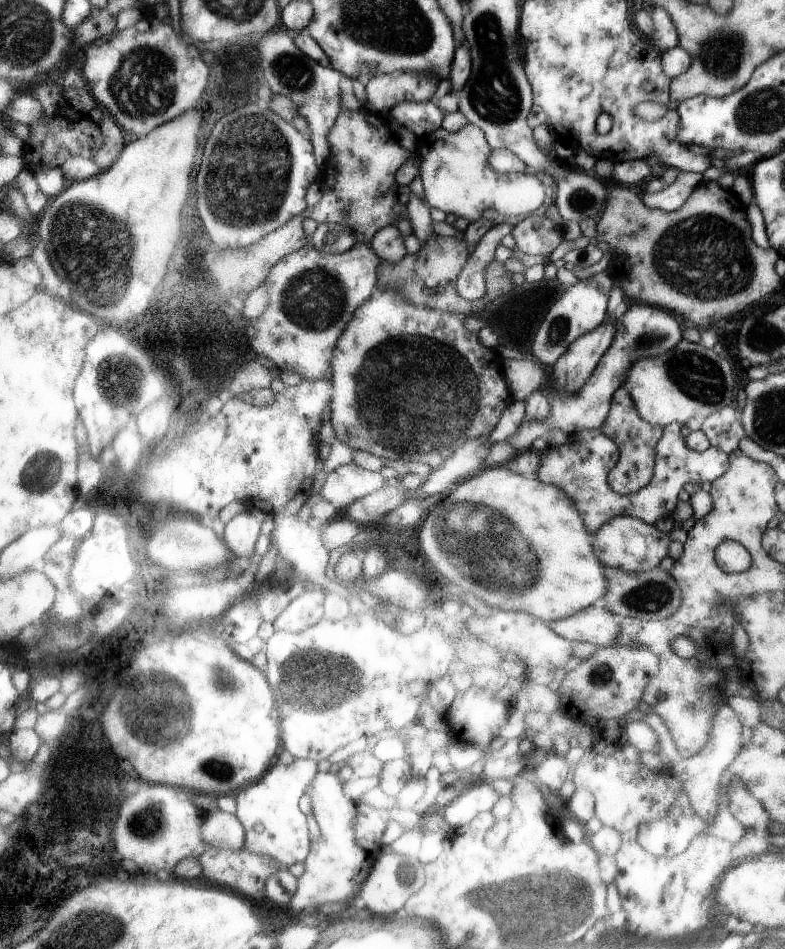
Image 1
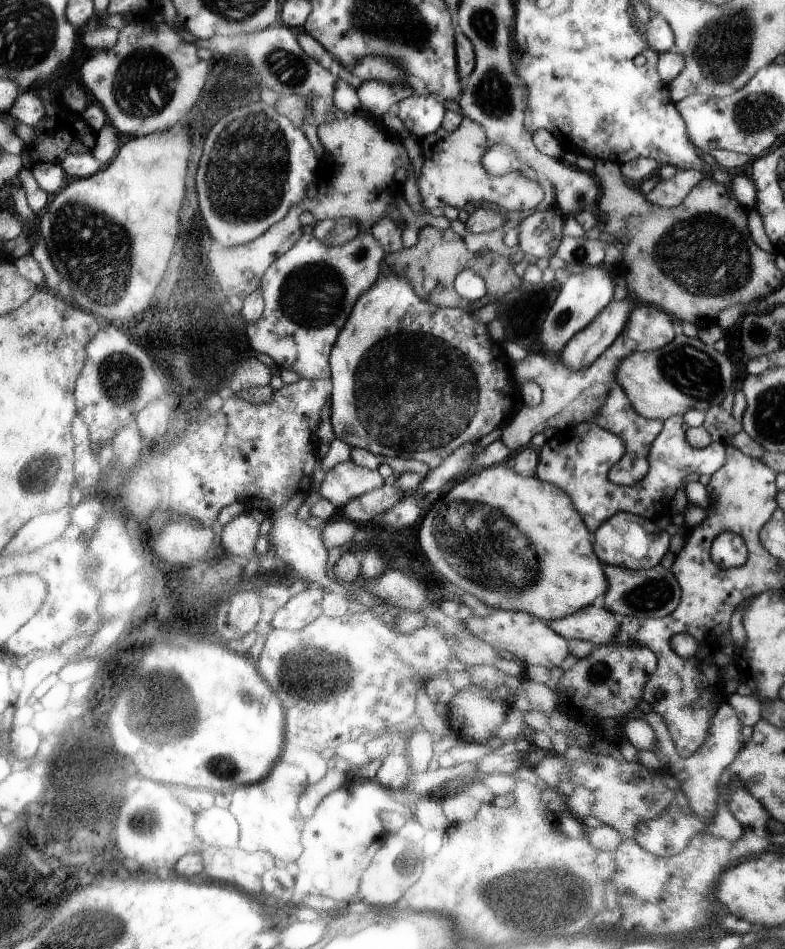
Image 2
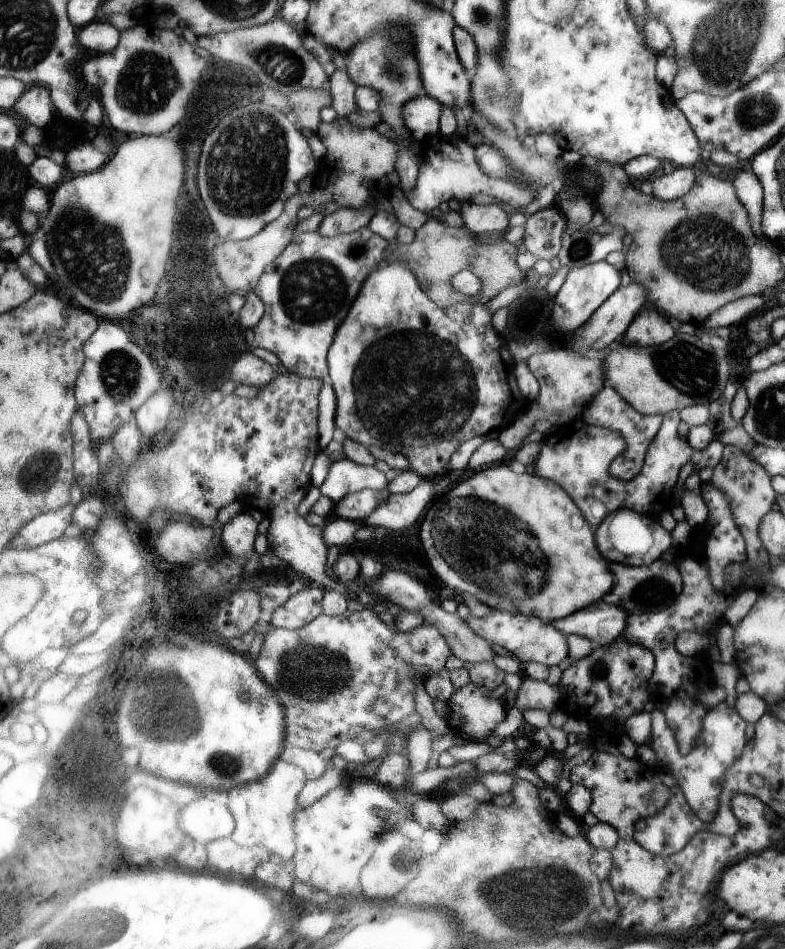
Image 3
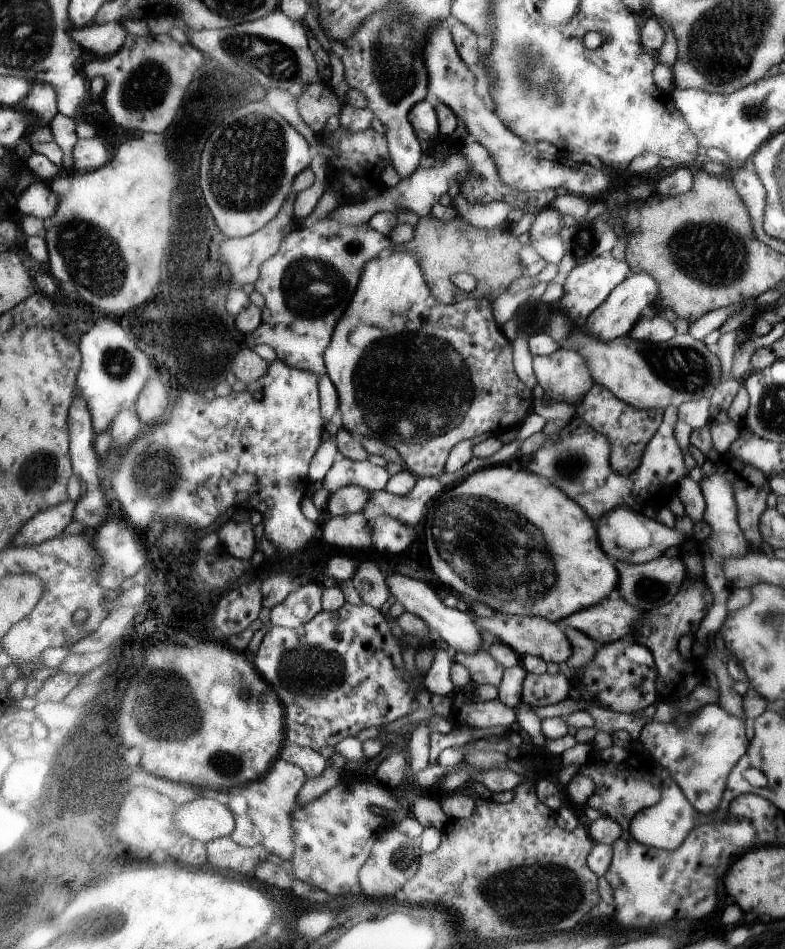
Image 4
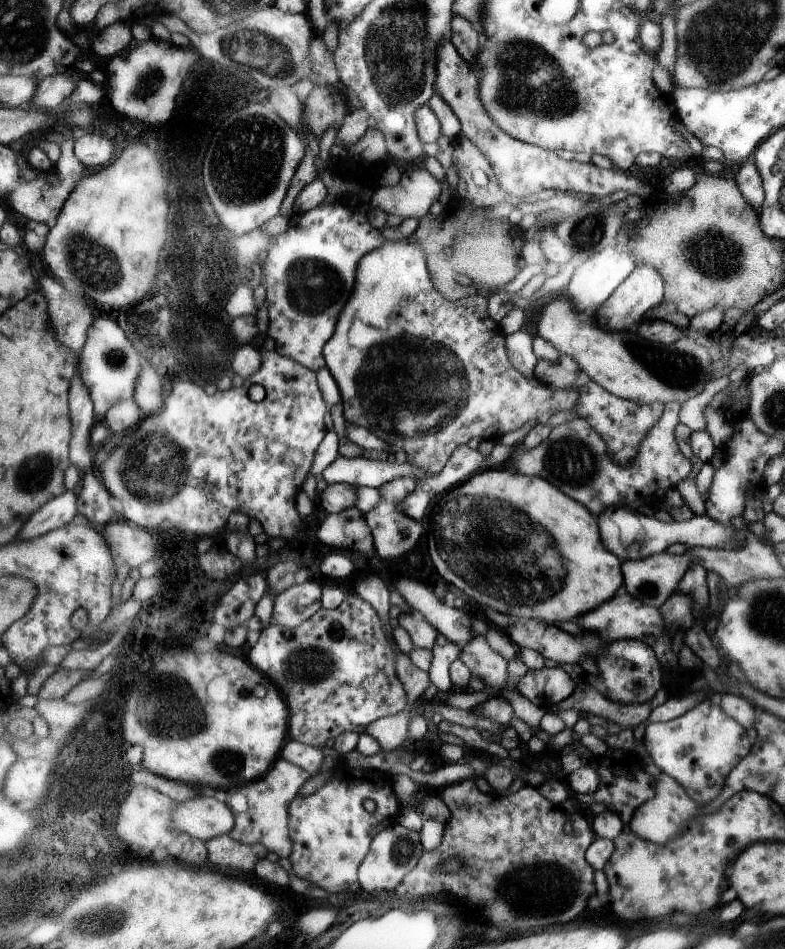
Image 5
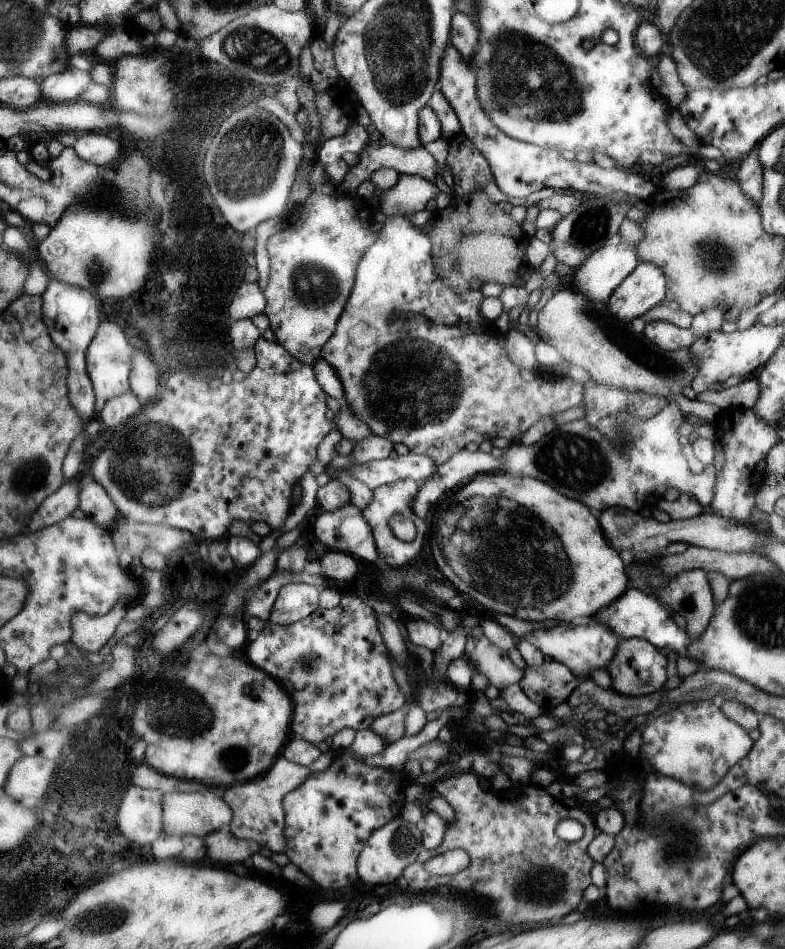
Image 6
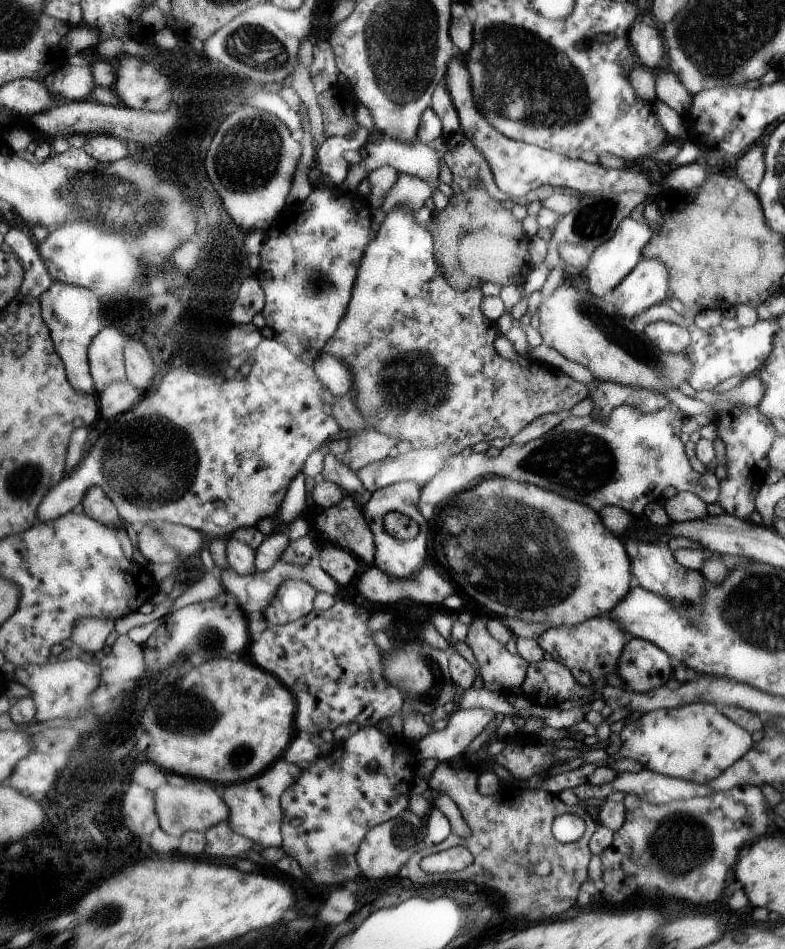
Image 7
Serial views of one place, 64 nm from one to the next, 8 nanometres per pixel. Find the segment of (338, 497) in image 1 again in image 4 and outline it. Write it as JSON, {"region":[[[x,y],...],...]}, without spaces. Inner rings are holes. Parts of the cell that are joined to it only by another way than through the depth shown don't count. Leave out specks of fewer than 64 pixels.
{"region":[[[339,456],[339,460],[329,470],[323,484],[331,492],[341,490],[343,486],[359,486],[369,492],[377,492],[377,490],[383,490],[389,480],[391,480],[391,474],[385,466],[375,466],[369,460],[355,462]]]}

